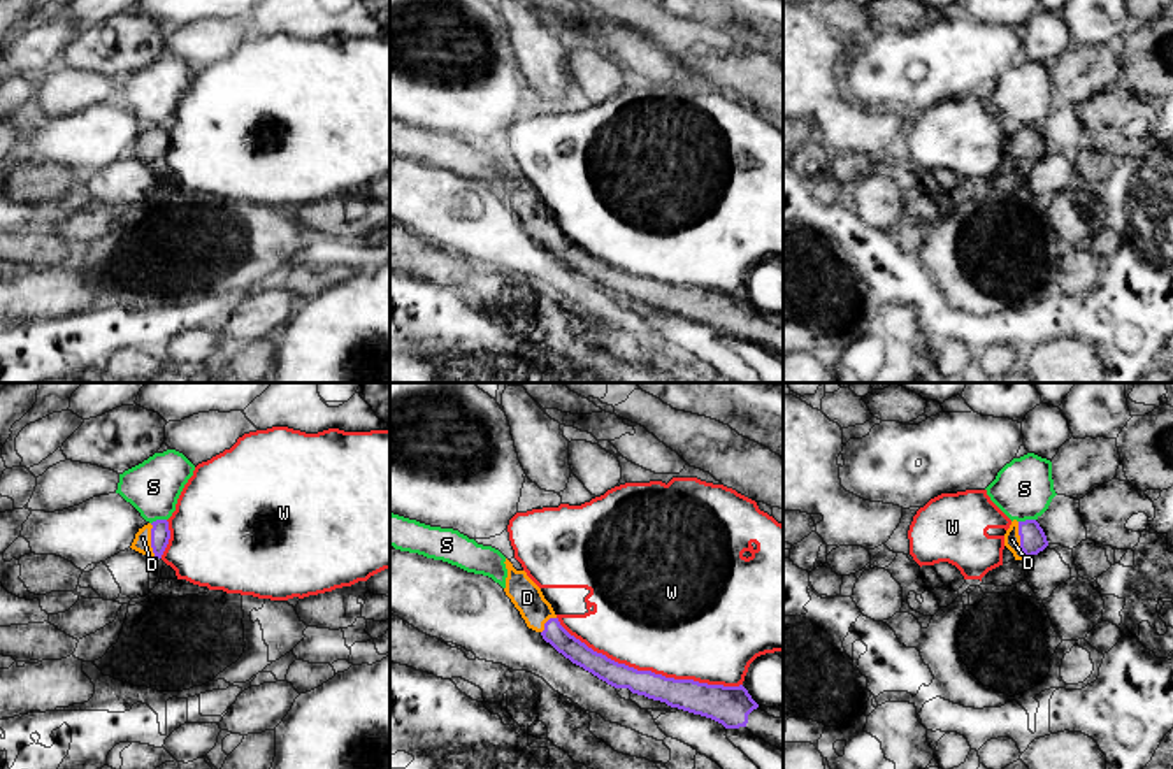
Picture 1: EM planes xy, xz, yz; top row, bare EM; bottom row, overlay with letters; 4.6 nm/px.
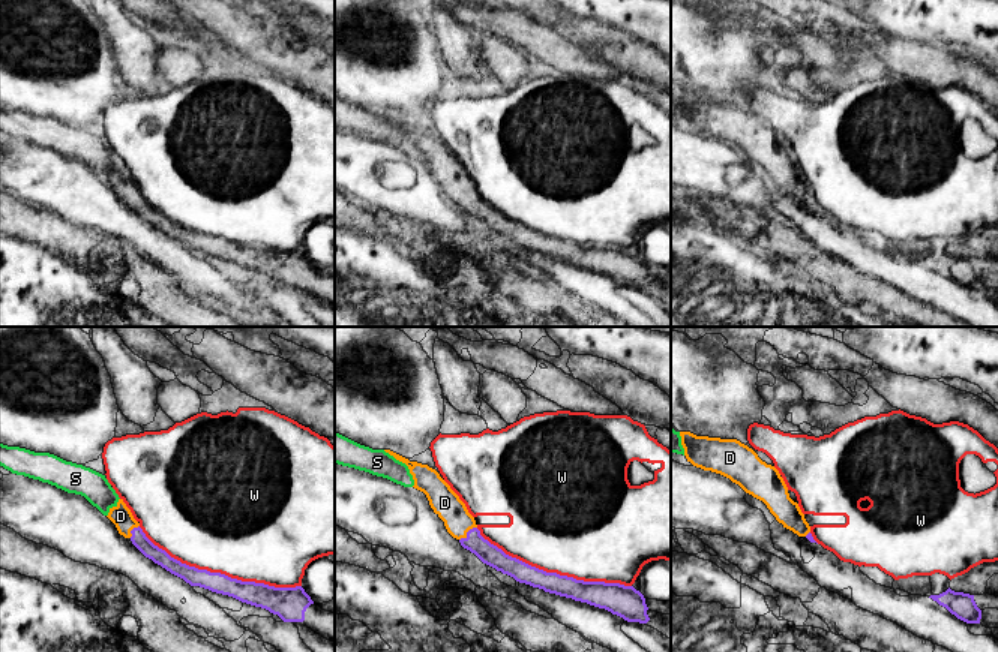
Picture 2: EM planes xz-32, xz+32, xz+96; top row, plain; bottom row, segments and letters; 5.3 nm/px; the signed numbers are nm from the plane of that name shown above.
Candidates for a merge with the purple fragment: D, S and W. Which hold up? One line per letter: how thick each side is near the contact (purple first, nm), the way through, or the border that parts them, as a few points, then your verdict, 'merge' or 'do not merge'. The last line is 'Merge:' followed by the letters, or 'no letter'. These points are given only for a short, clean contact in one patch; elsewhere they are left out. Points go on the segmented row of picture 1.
D: 120 nm thick on the purple side, 80 nm on the other; runs through yz (1033, 539), (1021, 539), (1012, 539); merge
S: 120 nm thick on the purple side, 280 nm on the other; do not merge
W: 150 nm thick on the purple side, 500 nm on the other; do not merge
Merge: D

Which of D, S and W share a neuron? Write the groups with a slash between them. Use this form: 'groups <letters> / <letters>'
groups D / S / W

